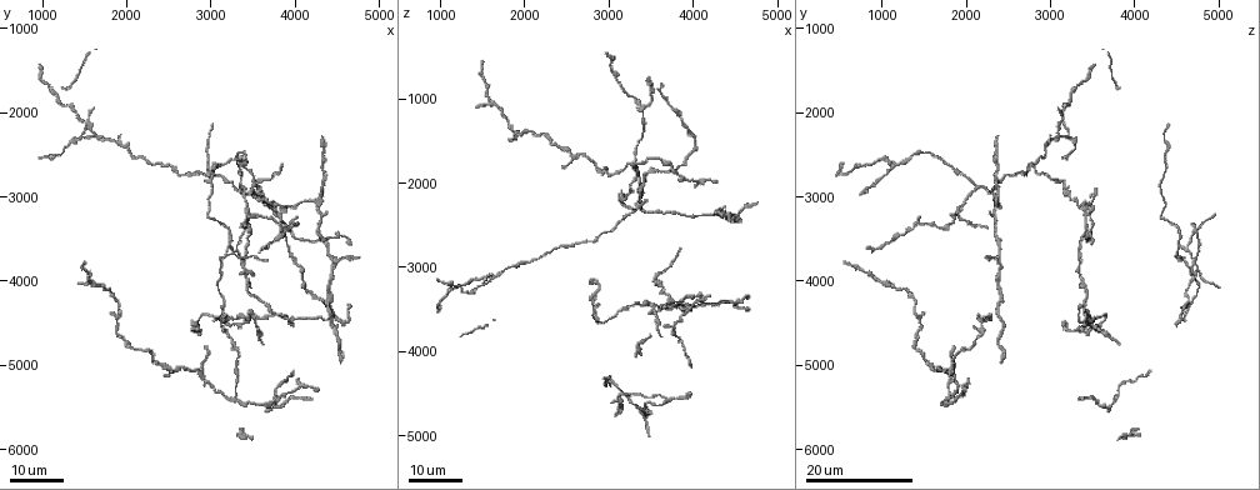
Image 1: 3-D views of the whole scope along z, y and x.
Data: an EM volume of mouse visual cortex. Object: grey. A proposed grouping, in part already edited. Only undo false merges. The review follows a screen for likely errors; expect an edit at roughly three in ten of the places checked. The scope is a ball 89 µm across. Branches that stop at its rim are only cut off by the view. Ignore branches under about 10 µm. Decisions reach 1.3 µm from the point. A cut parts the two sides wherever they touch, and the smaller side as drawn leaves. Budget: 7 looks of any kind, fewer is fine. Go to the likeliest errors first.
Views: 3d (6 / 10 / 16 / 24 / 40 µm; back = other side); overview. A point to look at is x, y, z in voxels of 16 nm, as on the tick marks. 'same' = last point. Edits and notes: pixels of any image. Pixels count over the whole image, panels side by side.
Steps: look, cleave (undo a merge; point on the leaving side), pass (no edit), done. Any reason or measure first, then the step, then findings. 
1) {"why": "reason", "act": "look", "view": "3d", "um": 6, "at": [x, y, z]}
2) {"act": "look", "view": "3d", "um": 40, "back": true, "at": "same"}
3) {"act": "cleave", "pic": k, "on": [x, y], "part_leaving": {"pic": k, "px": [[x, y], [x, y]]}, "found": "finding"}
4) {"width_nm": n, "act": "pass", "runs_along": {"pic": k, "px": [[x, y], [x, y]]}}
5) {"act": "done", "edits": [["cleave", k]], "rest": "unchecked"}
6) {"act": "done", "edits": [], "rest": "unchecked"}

{"act": "look", "view": "3d", "um": 16, "at": [3800, 3200, 3450]}

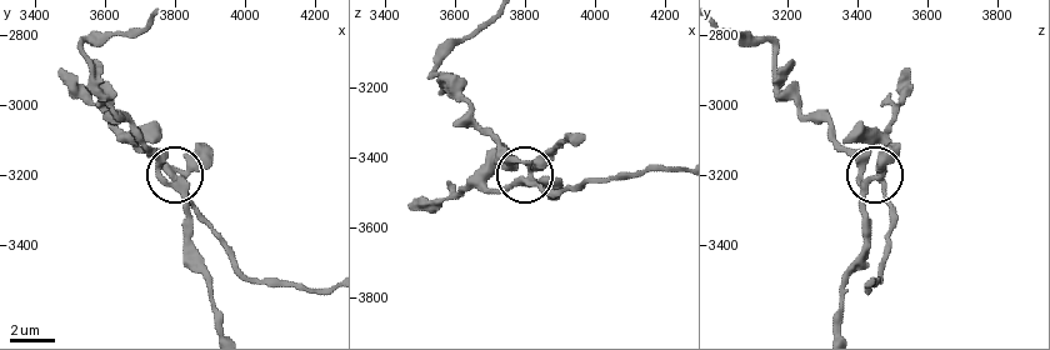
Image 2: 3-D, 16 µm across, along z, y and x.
{"act": "look", "view": "3d", "um": 6, "at": [3820, 3220, 3440]}

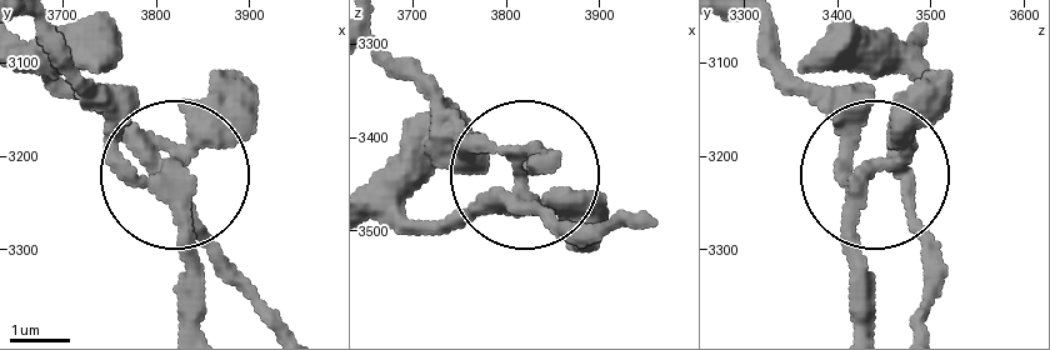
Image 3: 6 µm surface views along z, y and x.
{"act": "look", "view": "3d", "um": 6, "back": true, "at": [3820, 3210, 3435]}

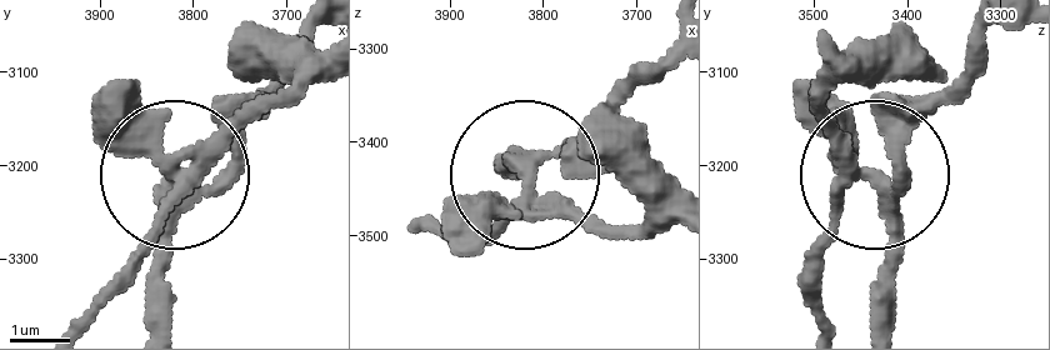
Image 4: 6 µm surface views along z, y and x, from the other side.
{"arms": 5, "act": "pass", "found": "one neuron here"}

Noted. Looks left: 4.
{"act": "look", "view": "3d", "um": 24, "at": [4200, 3050, 2400]}

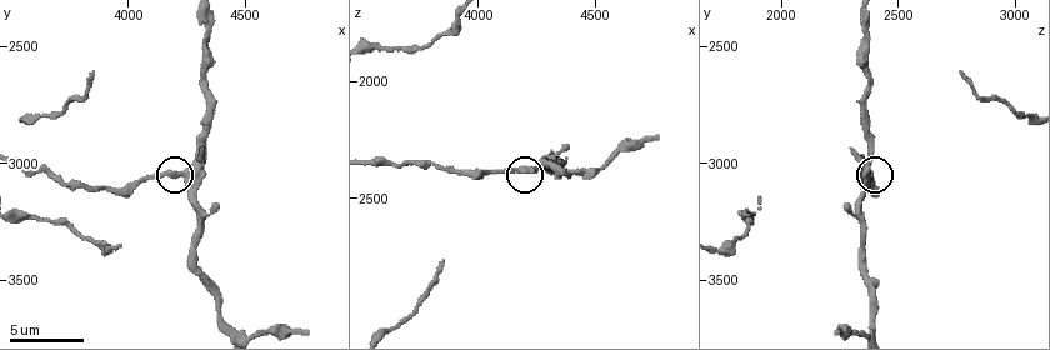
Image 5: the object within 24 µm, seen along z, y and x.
{"why": "zoom in", "act": "look", "view": "3d", "um": 6, "at": [4230, 3040, 2380]}

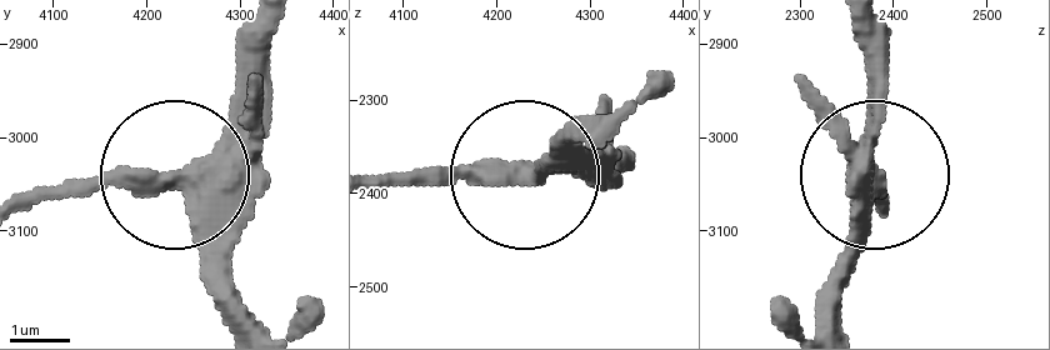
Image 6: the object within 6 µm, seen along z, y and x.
{"act": "pass", "found": "continuous, no second neuron"}

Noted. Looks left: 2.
{"act": "look", "view": "3d", "um": 16, "at": [3250, 5400, 1800]}

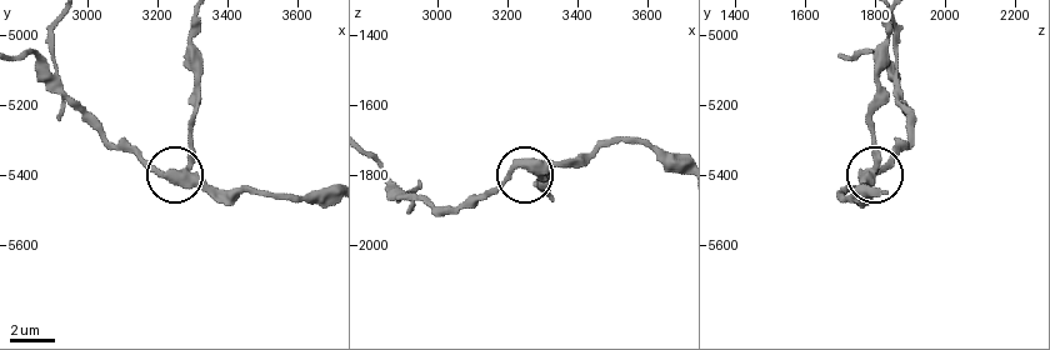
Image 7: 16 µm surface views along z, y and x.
{"act": "look", "view": "3d", "um": 10, "at": [3280, 5380, 1790]}

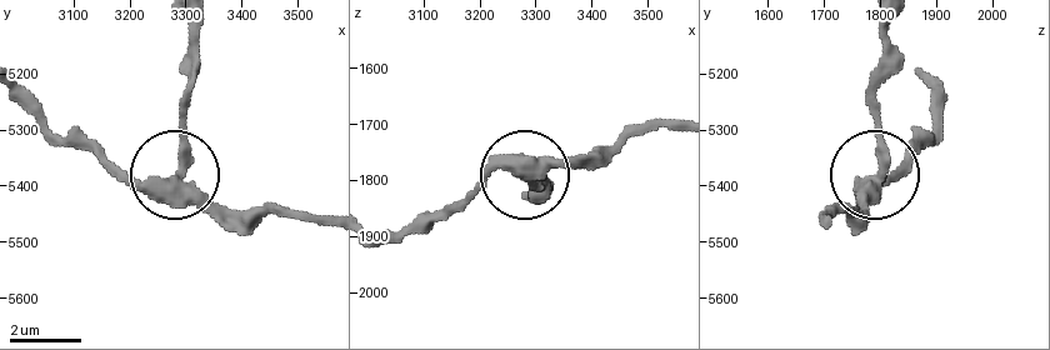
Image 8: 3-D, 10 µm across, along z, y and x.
{"arms": 4, "act": "pass", "runs_along": {"pic": 8, "px": [[325, 218], [218, 209], [183, 183], [191, 69]]}, "found": "one neuron here"}

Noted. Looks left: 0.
{"act": "done", "edits": [], "rest": "unchecked"}

